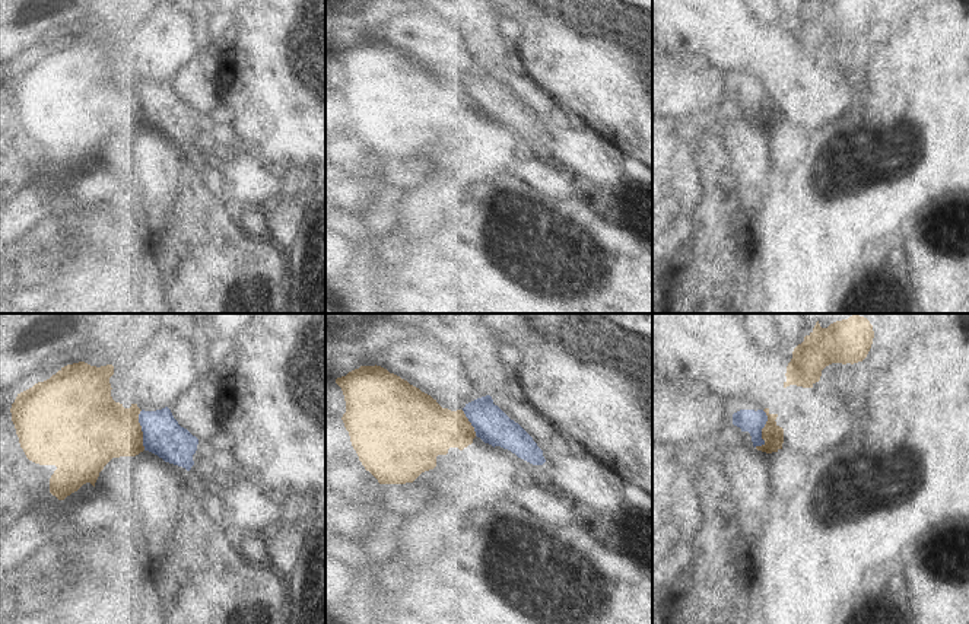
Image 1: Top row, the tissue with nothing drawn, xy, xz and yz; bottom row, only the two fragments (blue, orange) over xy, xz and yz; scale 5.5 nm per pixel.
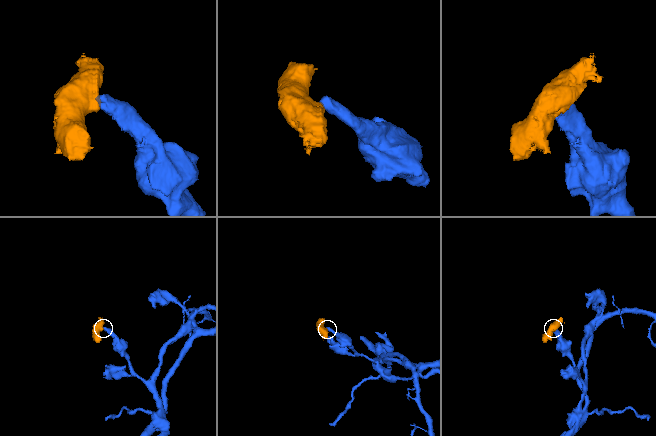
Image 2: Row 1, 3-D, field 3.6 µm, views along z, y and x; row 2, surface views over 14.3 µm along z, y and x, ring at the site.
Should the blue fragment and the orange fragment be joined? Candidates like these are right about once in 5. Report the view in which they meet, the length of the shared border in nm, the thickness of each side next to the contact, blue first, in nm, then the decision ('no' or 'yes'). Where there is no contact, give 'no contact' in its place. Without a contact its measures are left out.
yz | 220 nm | 130/120 nm | no

